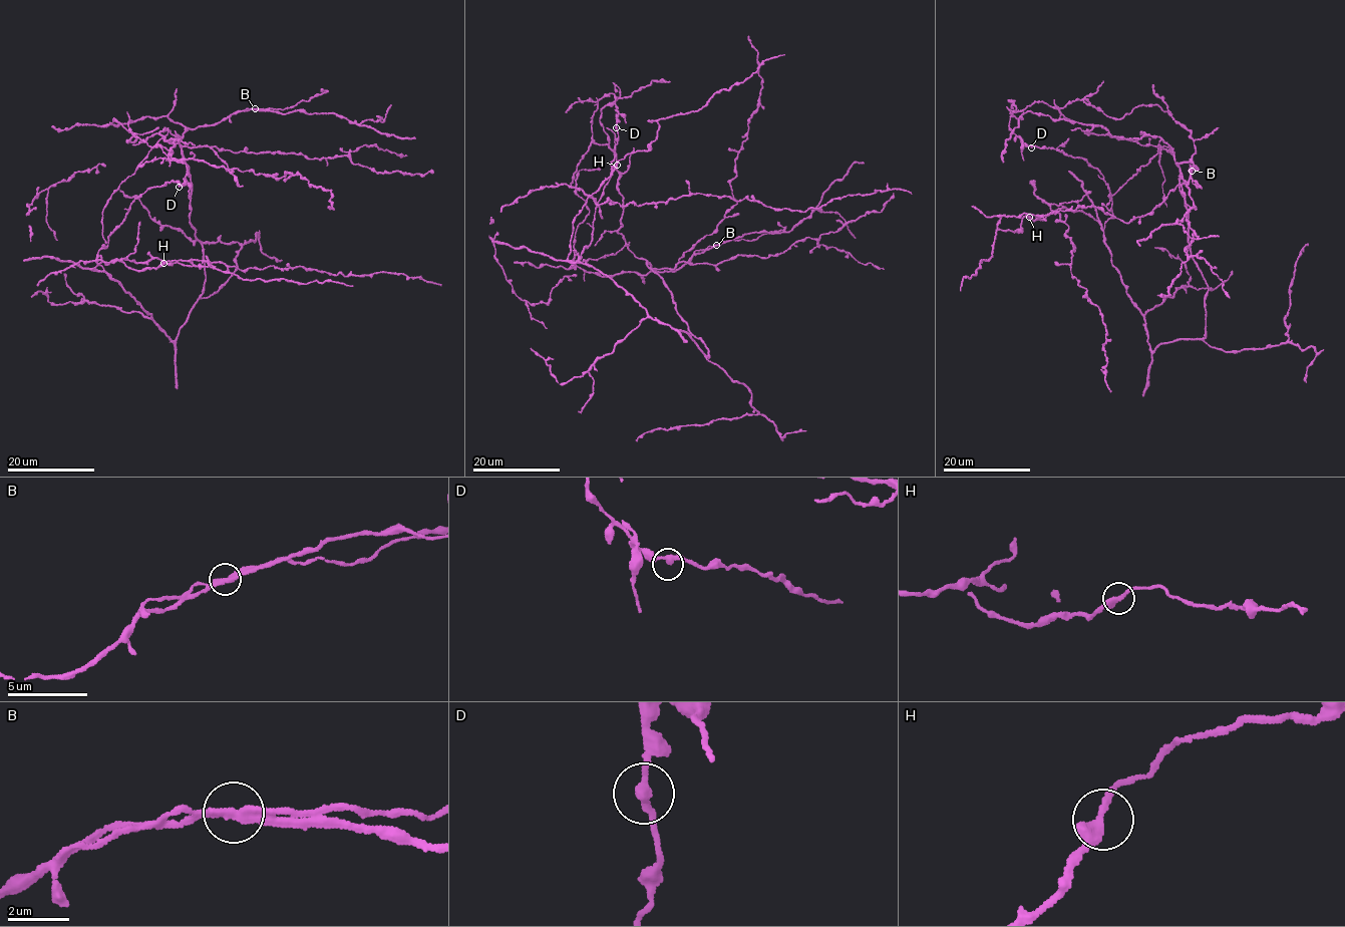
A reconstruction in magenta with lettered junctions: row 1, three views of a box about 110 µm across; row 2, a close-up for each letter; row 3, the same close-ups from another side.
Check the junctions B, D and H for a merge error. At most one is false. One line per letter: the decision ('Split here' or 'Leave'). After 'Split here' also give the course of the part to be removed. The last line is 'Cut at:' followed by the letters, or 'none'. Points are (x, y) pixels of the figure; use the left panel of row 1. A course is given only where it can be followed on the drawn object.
B: Leave
D: Leave
H: Leave
Cut at: none

